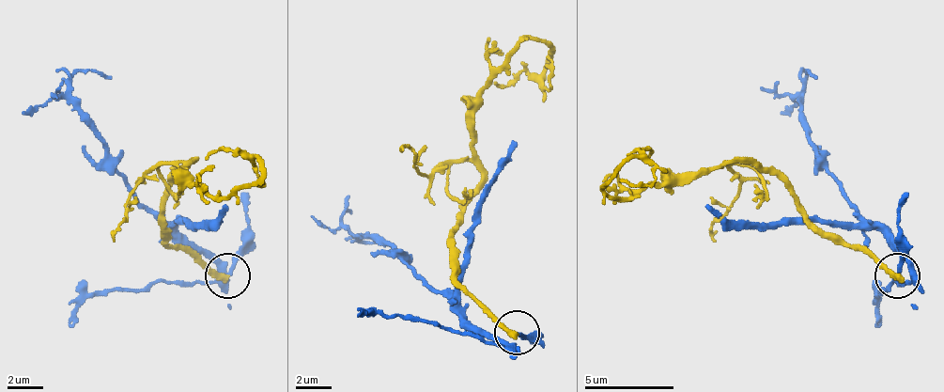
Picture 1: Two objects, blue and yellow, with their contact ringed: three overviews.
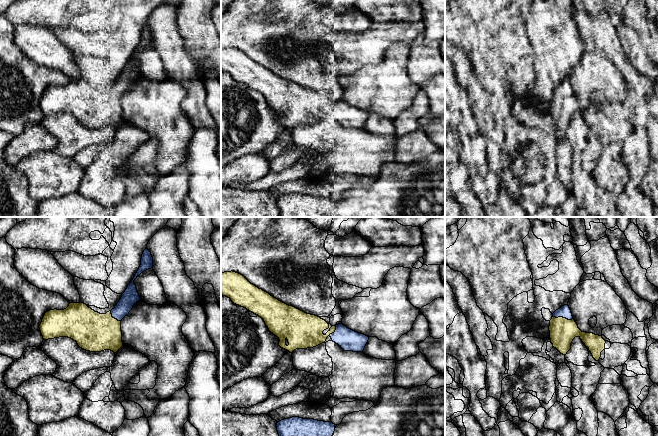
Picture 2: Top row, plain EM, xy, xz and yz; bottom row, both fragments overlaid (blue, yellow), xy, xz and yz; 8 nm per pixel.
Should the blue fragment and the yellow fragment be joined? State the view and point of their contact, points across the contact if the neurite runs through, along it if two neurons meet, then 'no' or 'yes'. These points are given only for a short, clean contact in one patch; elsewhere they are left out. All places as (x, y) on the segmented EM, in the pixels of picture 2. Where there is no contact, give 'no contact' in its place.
yz (562, 316) | no

